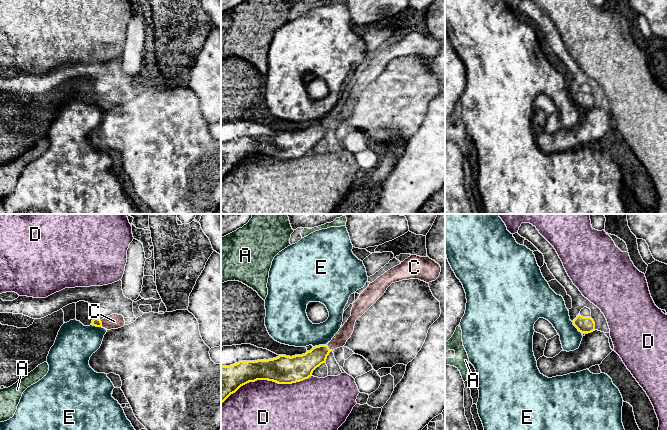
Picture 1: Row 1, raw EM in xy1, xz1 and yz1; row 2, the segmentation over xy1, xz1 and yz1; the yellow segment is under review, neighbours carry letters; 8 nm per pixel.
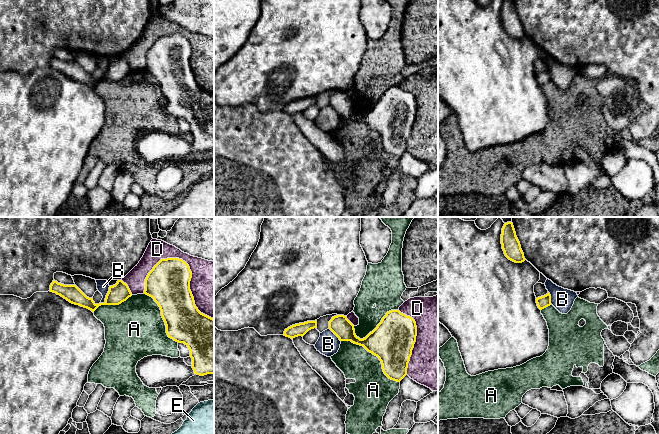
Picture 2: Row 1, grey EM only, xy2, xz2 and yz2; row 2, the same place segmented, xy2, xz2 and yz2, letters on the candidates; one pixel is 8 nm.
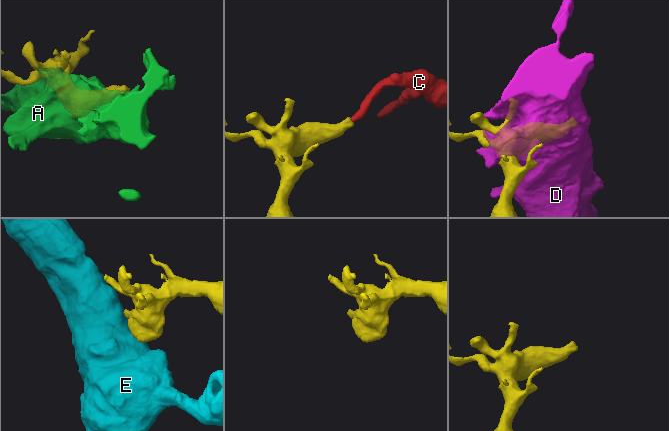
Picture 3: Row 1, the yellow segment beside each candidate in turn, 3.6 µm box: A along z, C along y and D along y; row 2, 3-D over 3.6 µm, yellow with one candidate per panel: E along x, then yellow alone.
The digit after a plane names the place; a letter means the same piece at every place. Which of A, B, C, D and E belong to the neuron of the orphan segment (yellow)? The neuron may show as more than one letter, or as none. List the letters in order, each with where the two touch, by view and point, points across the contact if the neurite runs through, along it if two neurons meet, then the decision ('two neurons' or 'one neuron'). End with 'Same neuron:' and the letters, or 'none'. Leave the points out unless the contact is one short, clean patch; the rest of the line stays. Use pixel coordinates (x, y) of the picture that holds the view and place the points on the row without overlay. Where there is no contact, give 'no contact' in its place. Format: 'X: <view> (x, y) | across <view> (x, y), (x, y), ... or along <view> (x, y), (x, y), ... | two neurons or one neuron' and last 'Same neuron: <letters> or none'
A: xz2 (375, 131) | two neurons
B: xy2 (106, 71) | along xy2 (110, 62), (105, 76), (101, 79) | two neurons
C: xy1 (101, 99) | across xy1 (96, 98), (101, 99), (114, 97) | one neuron
D: xy2 (191, 50) | two neurons
E: yz1 (576, 103) | along yz1 (571, 97), (582, 109) | two neurons
Same neuron: C

